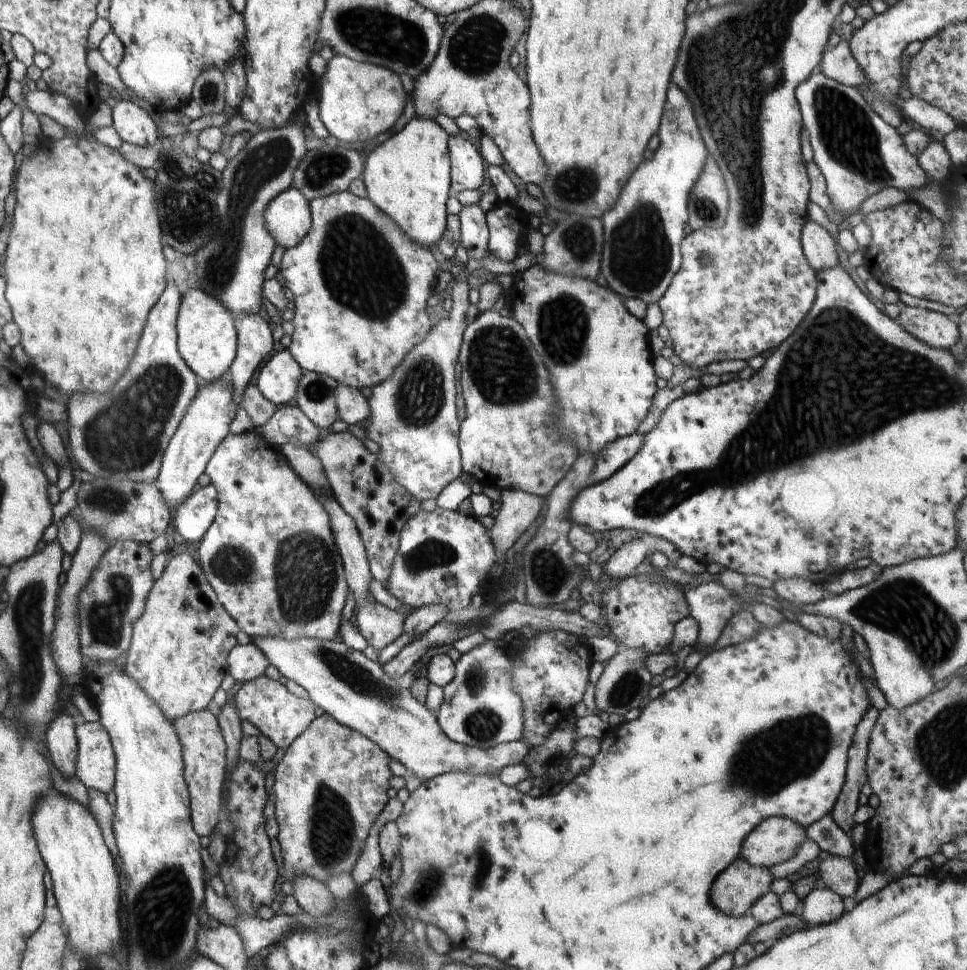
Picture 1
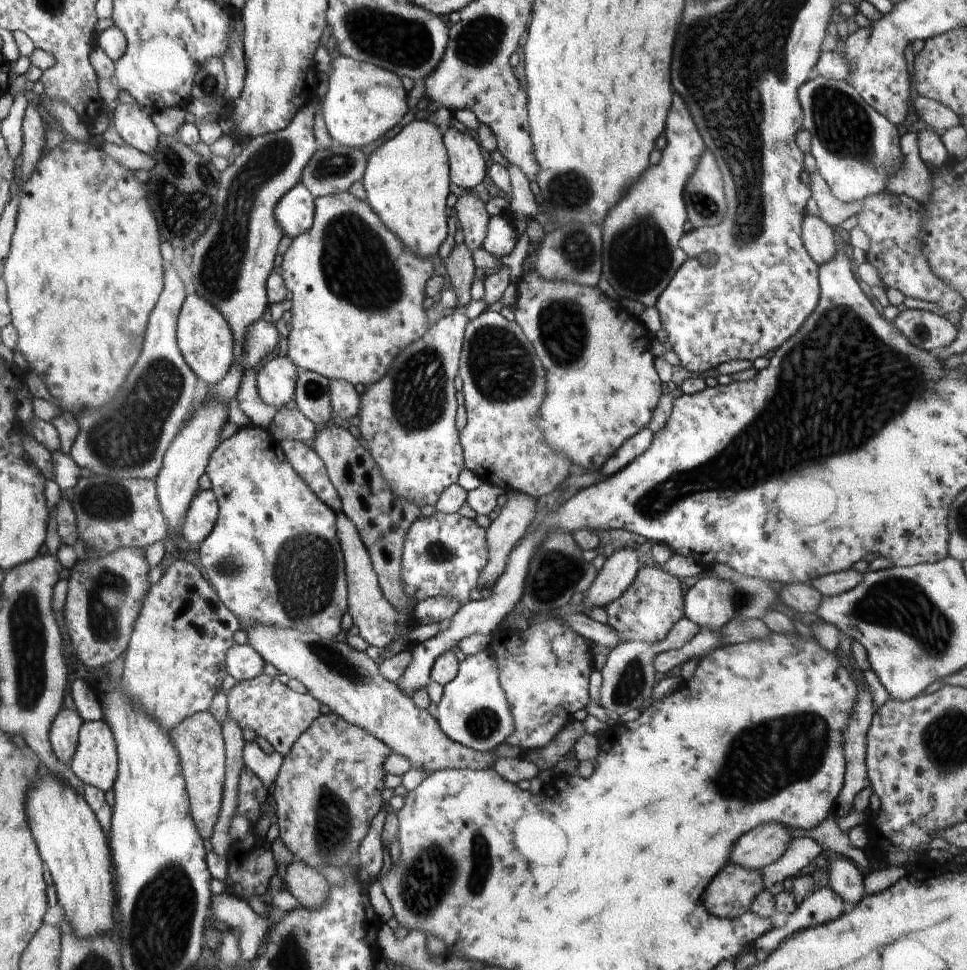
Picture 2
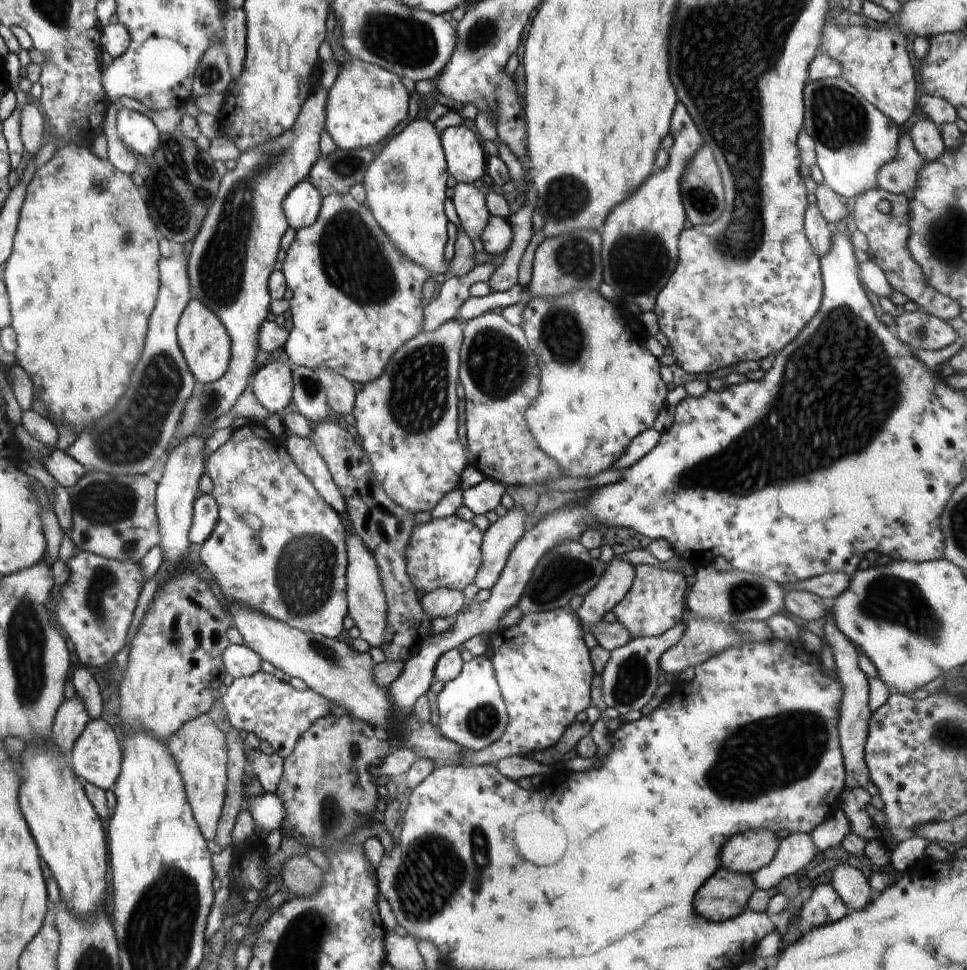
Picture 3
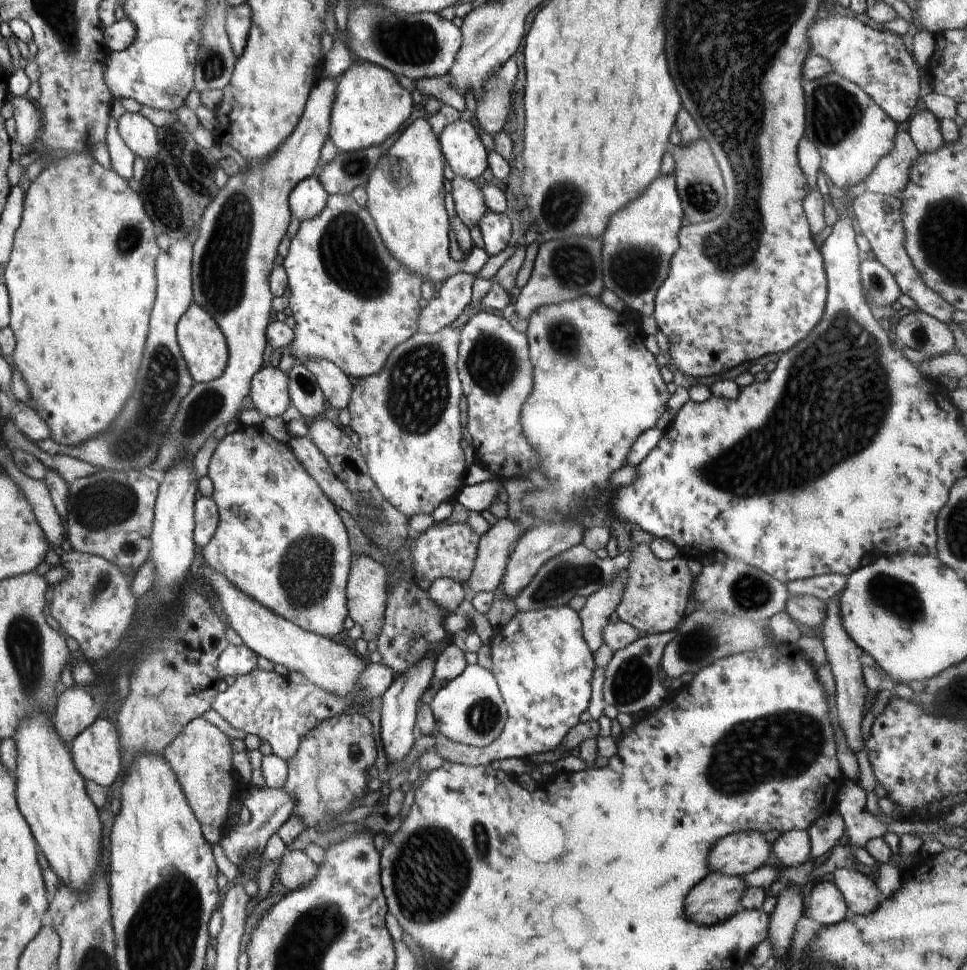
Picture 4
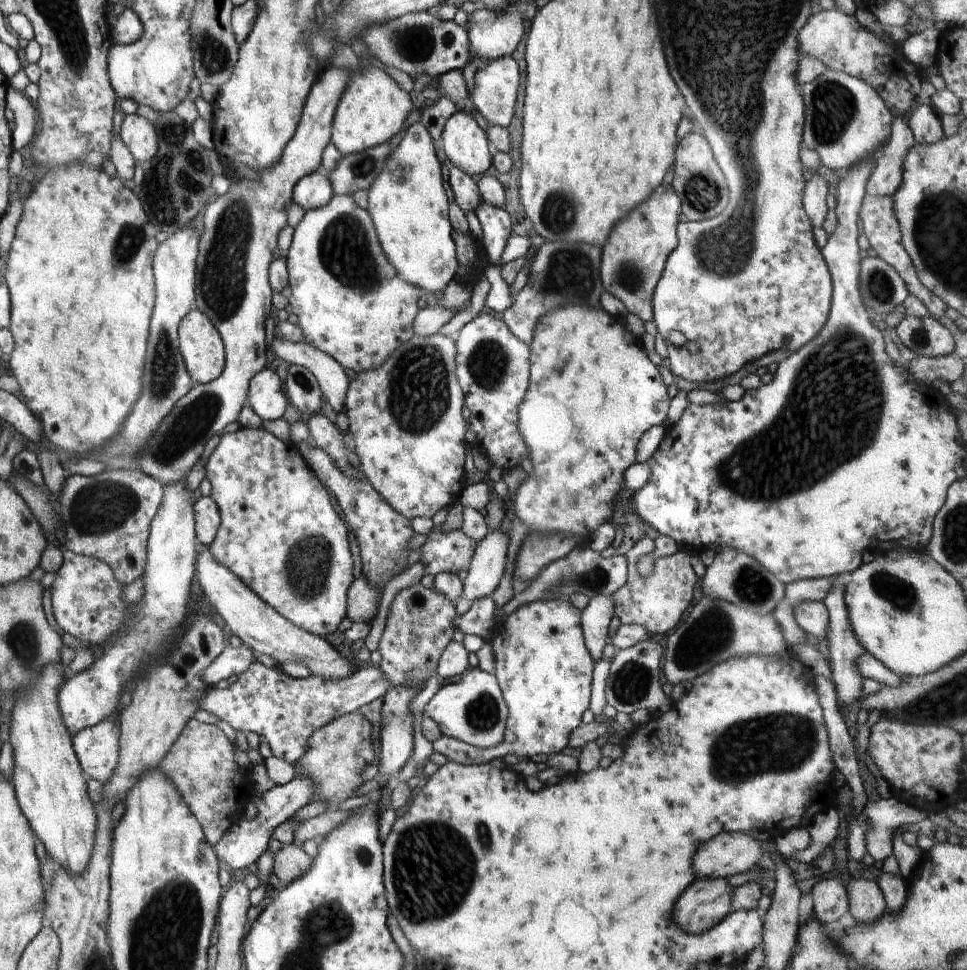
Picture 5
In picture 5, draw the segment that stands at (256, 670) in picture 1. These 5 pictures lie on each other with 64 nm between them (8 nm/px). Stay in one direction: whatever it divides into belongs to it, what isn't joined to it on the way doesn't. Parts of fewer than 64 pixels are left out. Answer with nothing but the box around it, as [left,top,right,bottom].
[203,644,256,686]

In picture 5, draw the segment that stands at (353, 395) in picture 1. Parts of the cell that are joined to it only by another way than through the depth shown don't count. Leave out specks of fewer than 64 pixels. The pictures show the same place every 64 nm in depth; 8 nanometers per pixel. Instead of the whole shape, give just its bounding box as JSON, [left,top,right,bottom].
[269,336,349,412]

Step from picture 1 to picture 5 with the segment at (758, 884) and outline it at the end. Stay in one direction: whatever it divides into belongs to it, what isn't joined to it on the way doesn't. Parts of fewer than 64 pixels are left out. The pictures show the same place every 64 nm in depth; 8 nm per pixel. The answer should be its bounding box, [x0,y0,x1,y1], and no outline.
[673,877,735,934]

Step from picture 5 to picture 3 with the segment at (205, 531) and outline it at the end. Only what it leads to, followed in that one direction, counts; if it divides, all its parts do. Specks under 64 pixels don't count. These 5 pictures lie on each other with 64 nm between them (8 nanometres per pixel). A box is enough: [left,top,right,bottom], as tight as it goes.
[188,493,219,546]

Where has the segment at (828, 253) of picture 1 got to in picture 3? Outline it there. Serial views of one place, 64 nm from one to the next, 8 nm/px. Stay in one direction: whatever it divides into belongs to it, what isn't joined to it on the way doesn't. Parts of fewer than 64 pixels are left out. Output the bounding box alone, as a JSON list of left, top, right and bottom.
[804,204,833,258]

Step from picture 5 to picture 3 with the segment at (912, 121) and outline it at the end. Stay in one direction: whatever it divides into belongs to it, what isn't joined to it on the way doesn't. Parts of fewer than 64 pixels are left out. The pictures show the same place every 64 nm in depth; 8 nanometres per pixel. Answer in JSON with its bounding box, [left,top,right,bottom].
[909,118,946,163]

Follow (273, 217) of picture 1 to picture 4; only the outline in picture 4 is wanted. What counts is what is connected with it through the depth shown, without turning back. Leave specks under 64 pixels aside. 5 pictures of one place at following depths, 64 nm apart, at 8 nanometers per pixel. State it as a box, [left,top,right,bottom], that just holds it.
[288,175,329,222]

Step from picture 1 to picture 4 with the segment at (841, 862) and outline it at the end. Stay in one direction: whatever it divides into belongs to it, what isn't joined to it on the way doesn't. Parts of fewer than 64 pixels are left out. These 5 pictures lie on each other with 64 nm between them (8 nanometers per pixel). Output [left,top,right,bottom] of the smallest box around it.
[833,867,879,914]

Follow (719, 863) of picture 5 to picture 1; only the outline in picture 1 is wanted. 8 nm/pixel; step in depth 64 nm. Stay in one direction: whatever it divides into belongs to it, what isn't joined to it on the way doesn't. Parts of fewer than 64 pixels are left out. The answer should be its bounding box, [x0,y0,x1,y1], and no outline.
[740,817,806,868]

